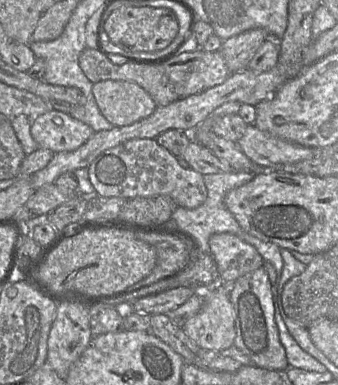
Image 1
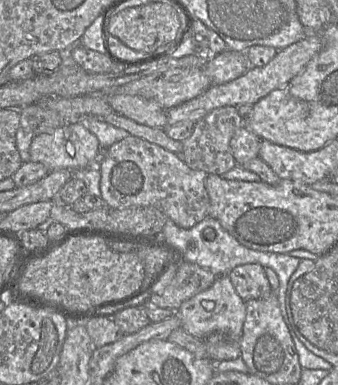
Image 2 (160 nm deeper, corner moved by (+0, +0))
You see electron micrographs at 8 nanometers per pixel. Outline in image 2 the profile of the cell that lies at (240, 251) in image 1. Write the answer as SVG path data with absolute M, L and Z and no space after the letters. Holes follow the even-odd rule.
M261 264L236 266L228 274L237 294L244 300L267 298L273 292Z

